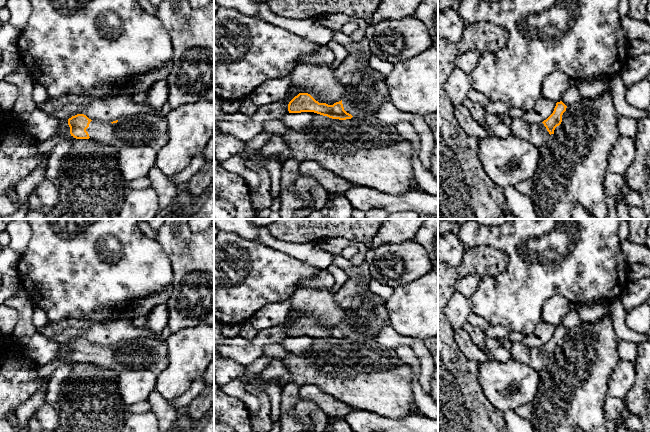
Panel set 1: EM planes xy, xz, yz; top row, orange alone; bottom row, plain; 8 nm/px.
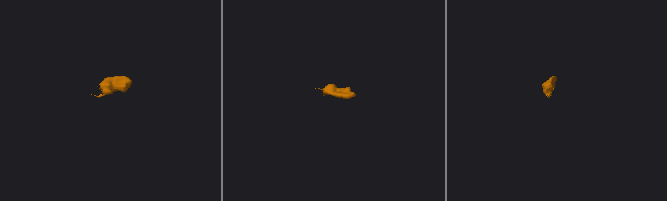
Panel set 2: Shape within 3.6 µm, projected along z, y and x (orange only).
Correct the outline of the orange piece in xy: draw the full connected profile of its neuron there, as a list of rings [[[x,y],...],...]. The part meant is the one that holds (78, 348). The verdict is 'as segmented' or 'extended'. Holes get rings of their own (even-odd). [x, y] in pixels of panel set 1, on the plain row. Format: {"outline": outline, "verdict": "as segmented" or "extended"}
{"outline": [[[84,338],[61,344],[55,359],[65,363],[95,363],[117,373],[147,370],[159,375],[168,367],[165,342],[134,338],[113,346],[92,345]]], "verdict": "extended"}

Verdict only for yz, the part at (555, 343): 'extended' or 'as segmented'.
extended

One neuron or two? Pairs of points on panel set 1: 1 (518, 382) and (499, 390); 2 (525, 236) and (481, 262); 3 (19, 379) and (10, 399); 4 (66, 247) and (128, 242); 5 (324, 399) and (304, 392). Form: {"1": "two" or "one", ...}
{"1": "one", "2": "two", "3": "one", "4": "one", "5": "one"}

